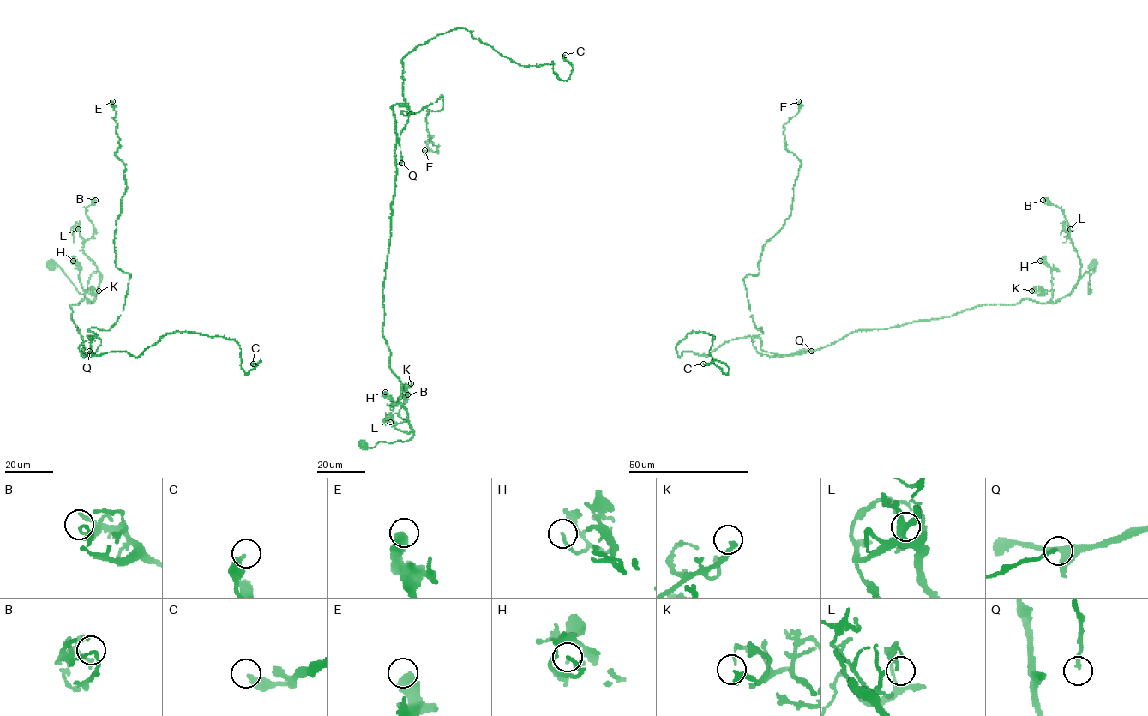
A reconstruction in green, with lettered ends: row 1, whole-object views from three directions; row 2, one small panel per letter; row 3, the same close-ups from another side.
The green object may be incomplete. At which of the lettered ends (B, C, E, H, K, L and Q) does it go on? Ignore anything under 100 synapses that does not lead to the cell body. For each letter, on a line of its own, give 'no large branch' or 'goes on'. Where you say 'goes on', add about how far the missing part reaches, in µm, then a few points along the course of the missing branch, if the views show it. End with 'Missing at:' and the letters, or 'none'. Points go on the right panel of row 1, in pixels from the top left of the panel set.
B: no large branch
C: no large branch
E: no large branch
H: no large branch
K: no large branch
L: no large branch
Q: no large branch
Missing at: none

